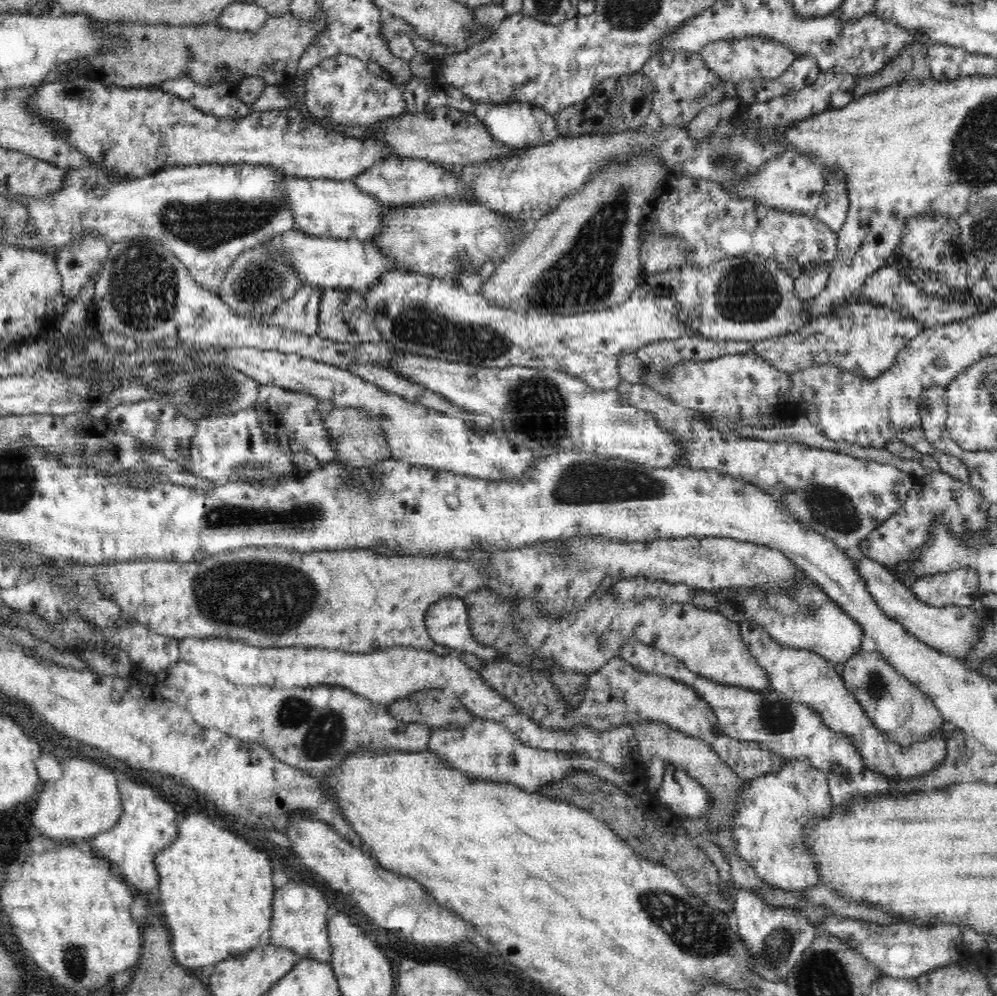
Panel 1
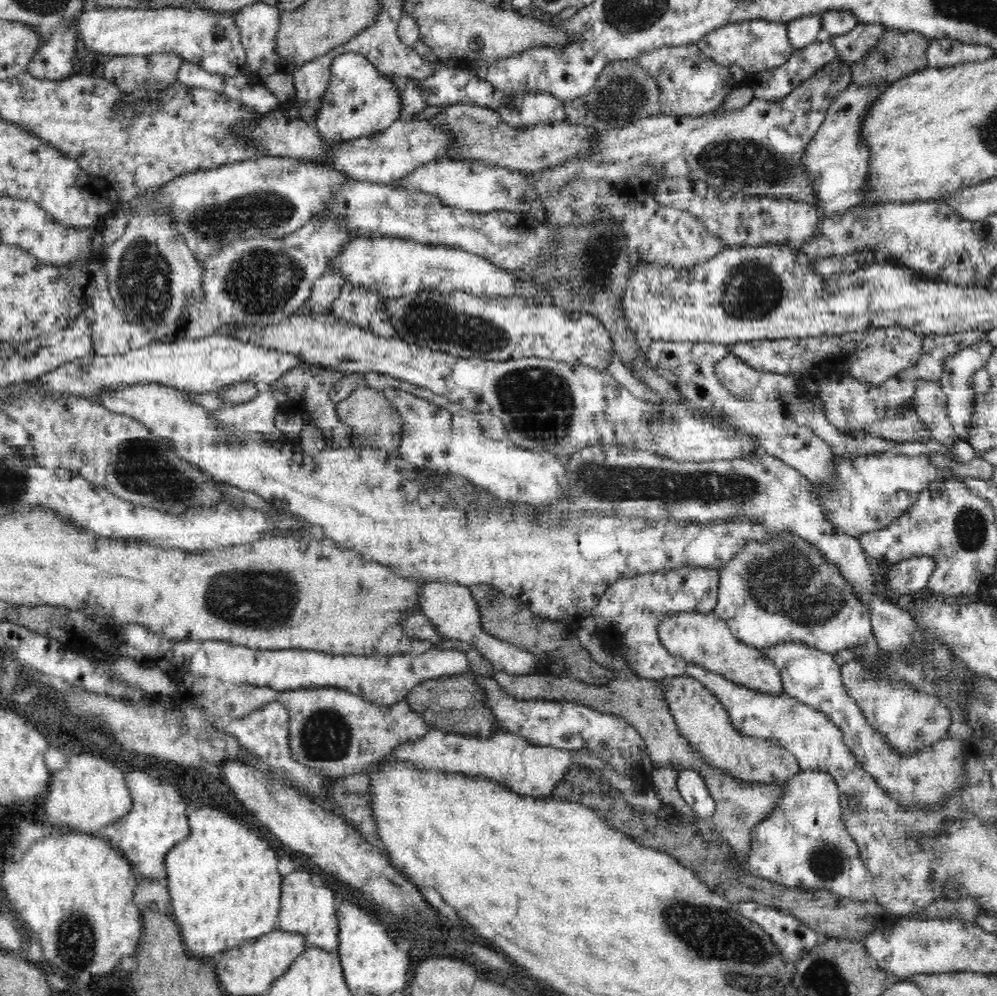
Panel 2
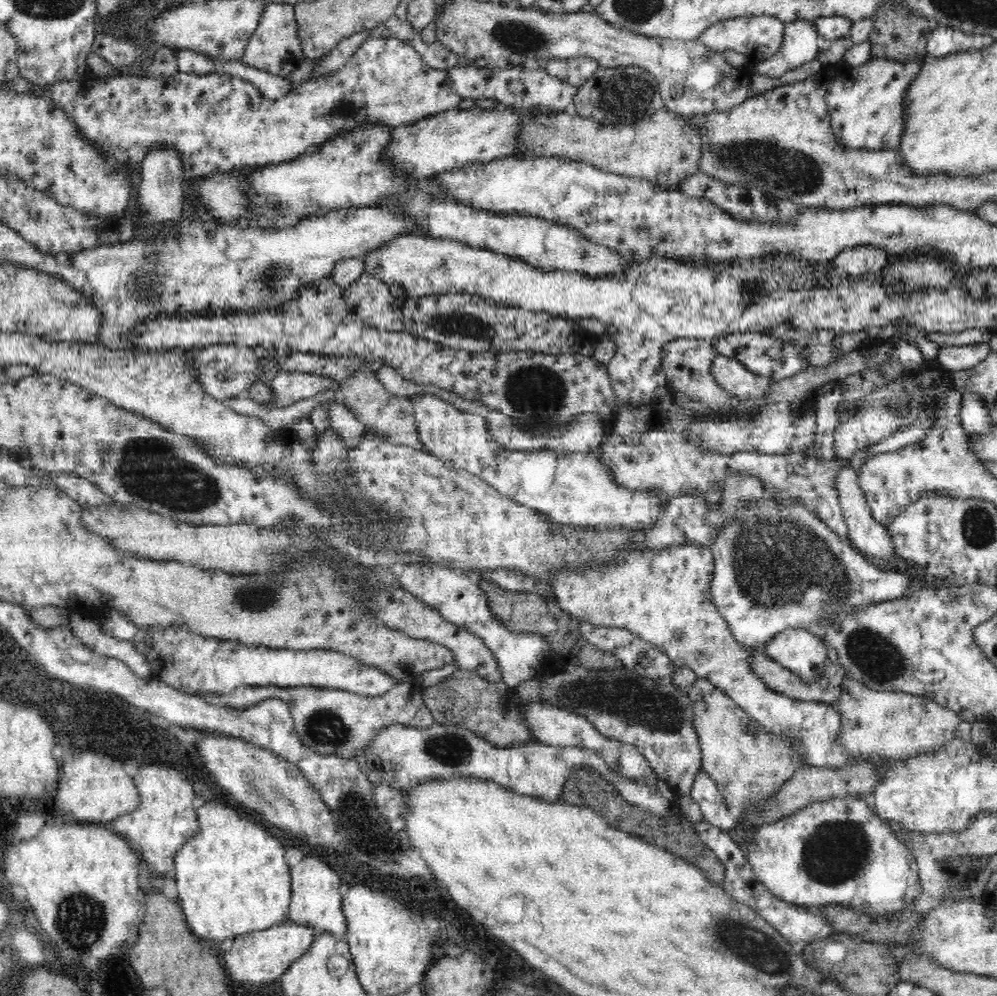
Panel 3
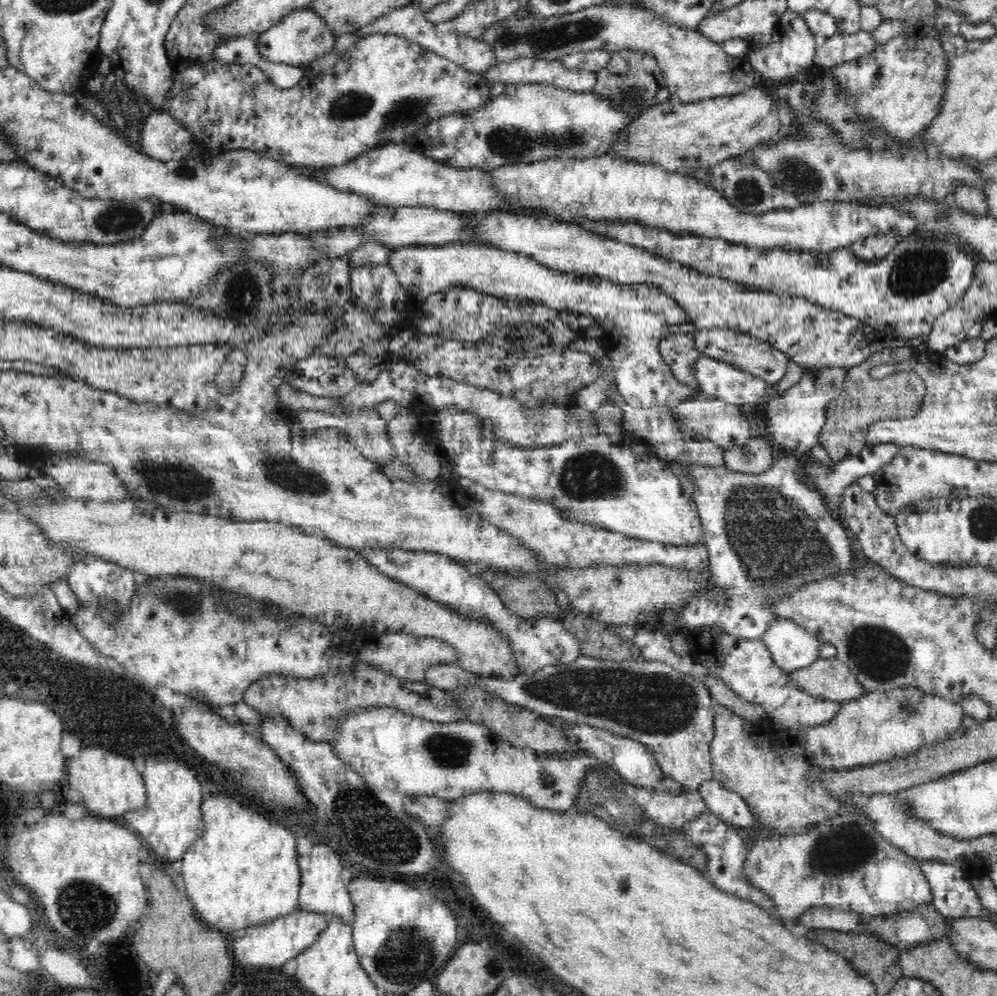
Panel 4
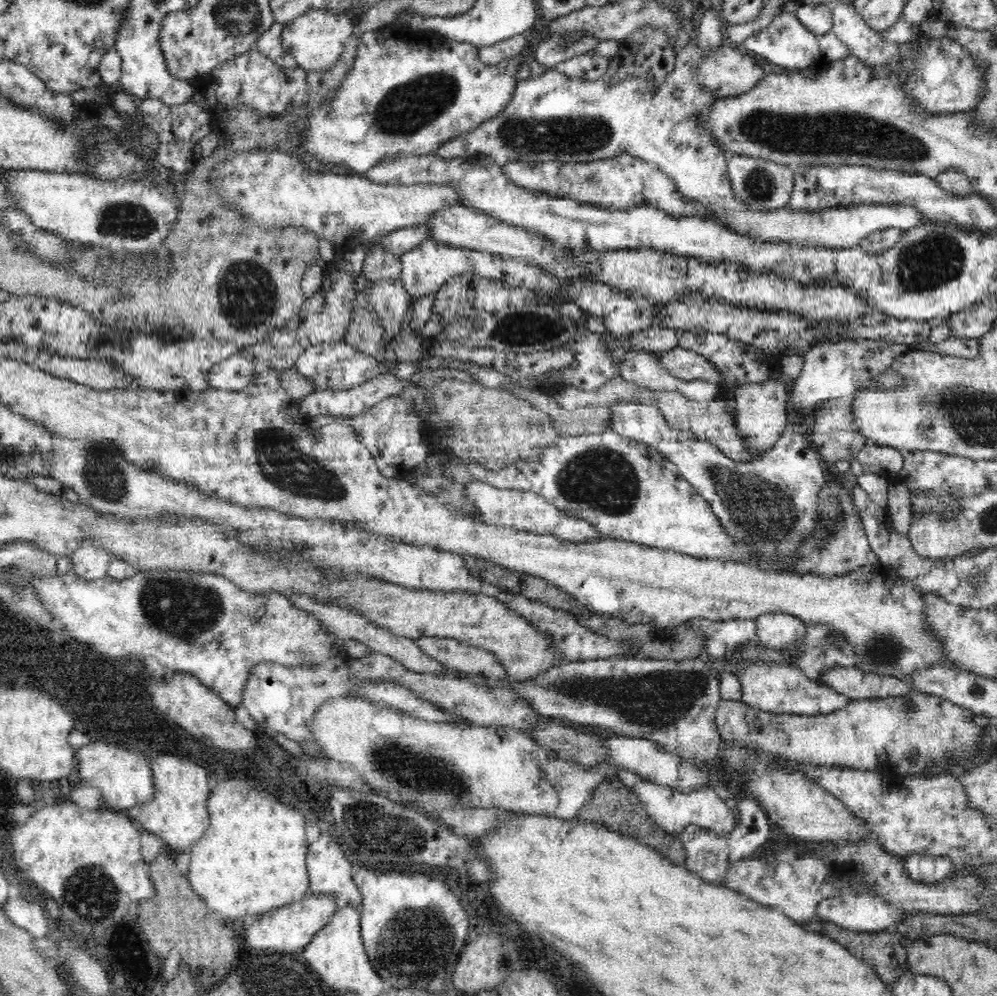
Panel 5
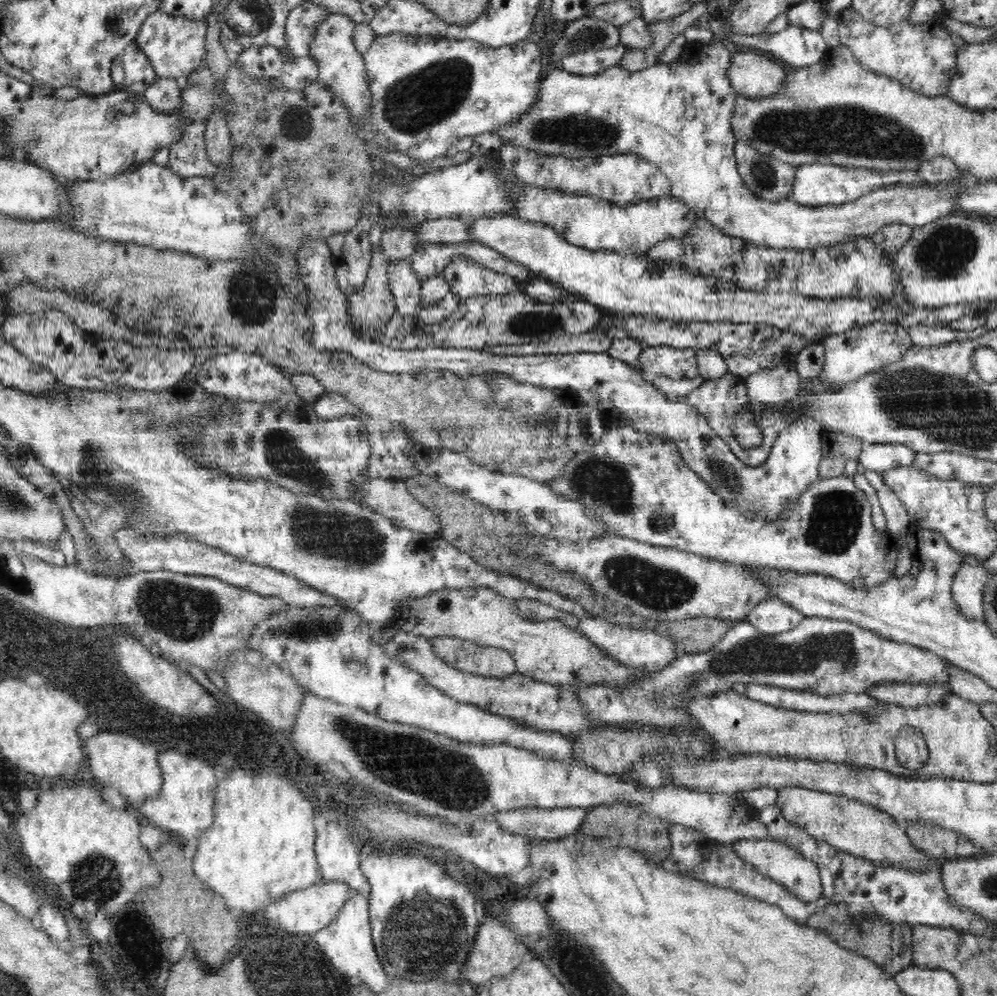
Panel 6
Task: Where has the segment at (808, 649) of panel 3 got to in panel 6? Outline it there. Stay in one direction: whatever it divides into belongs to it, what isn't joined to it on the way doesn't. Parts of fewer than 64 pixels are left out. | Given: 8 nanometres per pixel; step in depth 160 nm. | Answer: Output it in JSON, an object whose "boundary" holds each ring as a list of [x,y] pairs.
{"boundary":[[[778,597],[766,598],[754,606],[746,620],[758,632],[774,636],[796,628],[804,620],[804,615]]]}

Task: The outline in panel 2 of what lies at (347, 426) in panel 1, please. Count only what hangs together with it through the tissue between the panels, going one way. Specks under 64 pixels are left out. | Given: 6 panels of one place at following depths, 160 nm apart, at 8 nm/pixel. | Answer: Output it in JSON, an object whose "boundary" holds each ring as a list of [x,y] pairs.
{"boundary":[[[358,387],[336,405],[340,422],[351,425],[351,442],[357,448],[380,448],[392,452],[400,446],[401,418],[382,391],[371,387]]]}

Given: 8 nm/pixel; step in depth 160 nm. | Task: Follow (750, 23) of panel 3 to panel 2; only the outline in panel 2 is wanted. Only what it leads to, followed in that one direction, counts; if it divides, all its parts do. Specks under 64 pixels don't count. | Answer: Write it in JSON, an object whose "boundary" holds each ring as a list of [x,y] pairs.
{"boundary":[[[762,19],[722,25],[703,36],[696,44],[702,54],[710,57],[716,64],[726,68],[732,64],[739,64],[748,76],[782,66],[794,52],[787,35],[787,23]]]}

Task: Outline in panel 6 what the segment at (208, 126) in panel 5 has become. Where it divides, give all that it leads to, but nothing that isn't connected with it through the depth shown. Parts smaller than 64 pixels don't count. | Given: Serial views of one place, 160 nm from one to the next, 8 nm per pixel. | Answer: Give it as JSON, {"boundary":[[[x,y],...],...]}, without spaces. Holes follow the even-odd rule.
{"boundary":[[[157,77],[143,93],[143,99],[157,112],[174,112],[182,104],[182,81],[176,78]],[[192,119],[183,128],[182,136],[169,146],[167,167],[182,177],[204,176],[217,173],[217,165],[208,160],[205,143],[206,121]]]}

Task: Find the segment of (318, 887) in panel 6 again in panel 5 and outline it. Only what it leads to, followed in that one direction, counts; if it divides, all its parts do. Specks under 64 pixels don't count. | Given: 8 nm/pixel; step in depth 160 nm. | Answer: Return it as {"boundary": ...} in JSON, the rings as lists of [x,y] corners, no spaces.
{"boundary":[[[309,892],[302,900],[296,900],[292,904],[286,904],[282,908],[274,908],[266,914],[255,915],[248,920],[246,925],[246,946],[250,946],[252,952],[261,954],[300,954],[306,945],[314,938],[316,932],[324,928],[334,913],[337,911],[336,901],[333,896],[322,896]]]}

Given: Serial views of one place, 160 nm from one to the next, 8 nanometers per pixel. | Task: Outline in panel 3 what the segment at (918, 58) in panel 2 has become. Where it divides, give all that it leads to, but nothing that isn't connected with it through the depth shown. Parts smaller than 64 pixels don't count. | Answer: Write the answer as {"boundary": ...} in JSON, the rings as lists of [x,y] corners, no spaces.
{"boundary":[[[884,2],[878,12],[874,12],[873,31],[869,36],[872,44],[871,58],[885,56],[888,60],[897,60],[904,64],[923,60],[927,55],[928,24],[927,20],[917,14],[909,14],[907,8],[899,4]]]}

